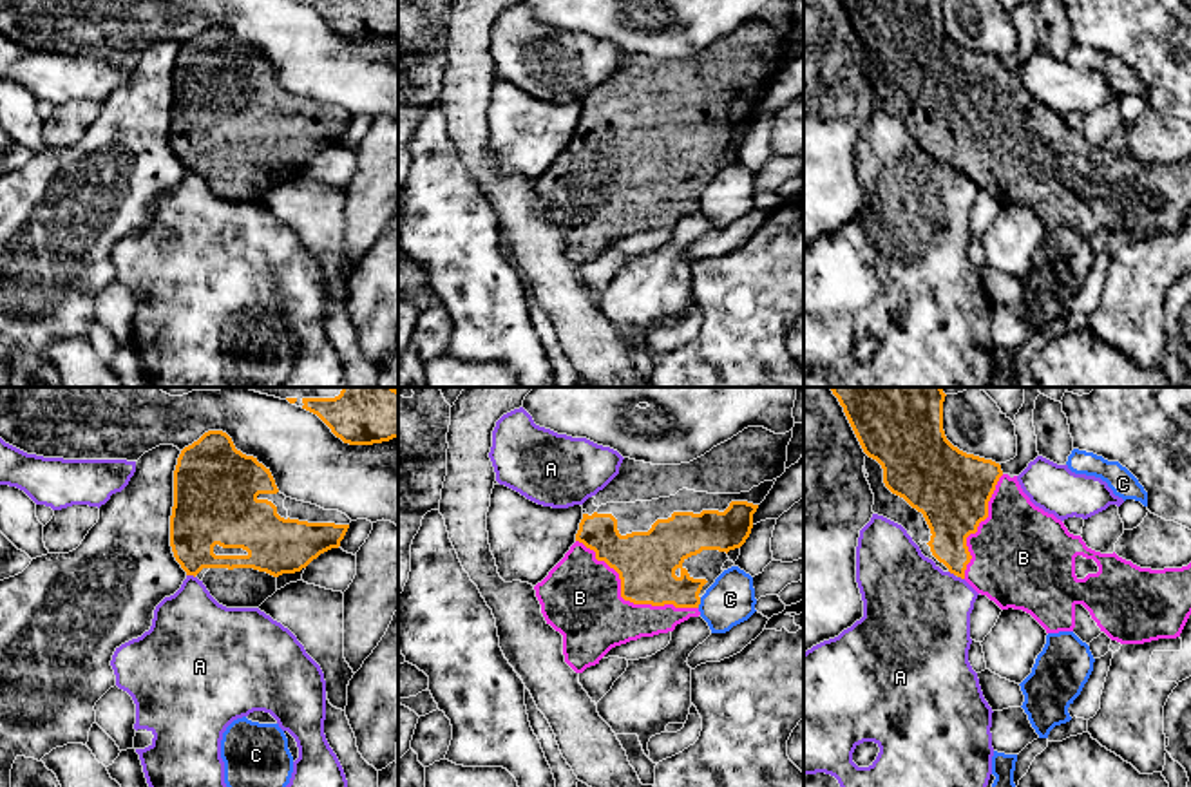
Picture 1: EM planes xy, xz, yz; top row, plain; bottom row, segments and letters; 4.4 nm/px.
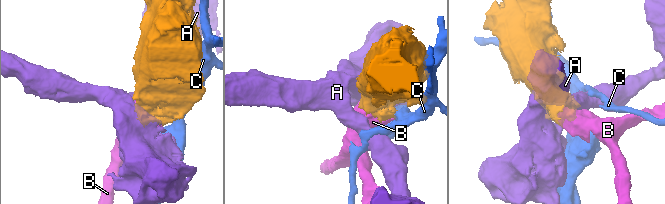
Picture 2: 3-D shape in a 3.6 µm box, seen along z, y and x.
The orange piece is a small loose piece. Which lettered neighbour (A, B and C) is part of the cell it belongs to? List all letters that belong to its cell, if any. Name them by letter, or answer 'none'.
B

